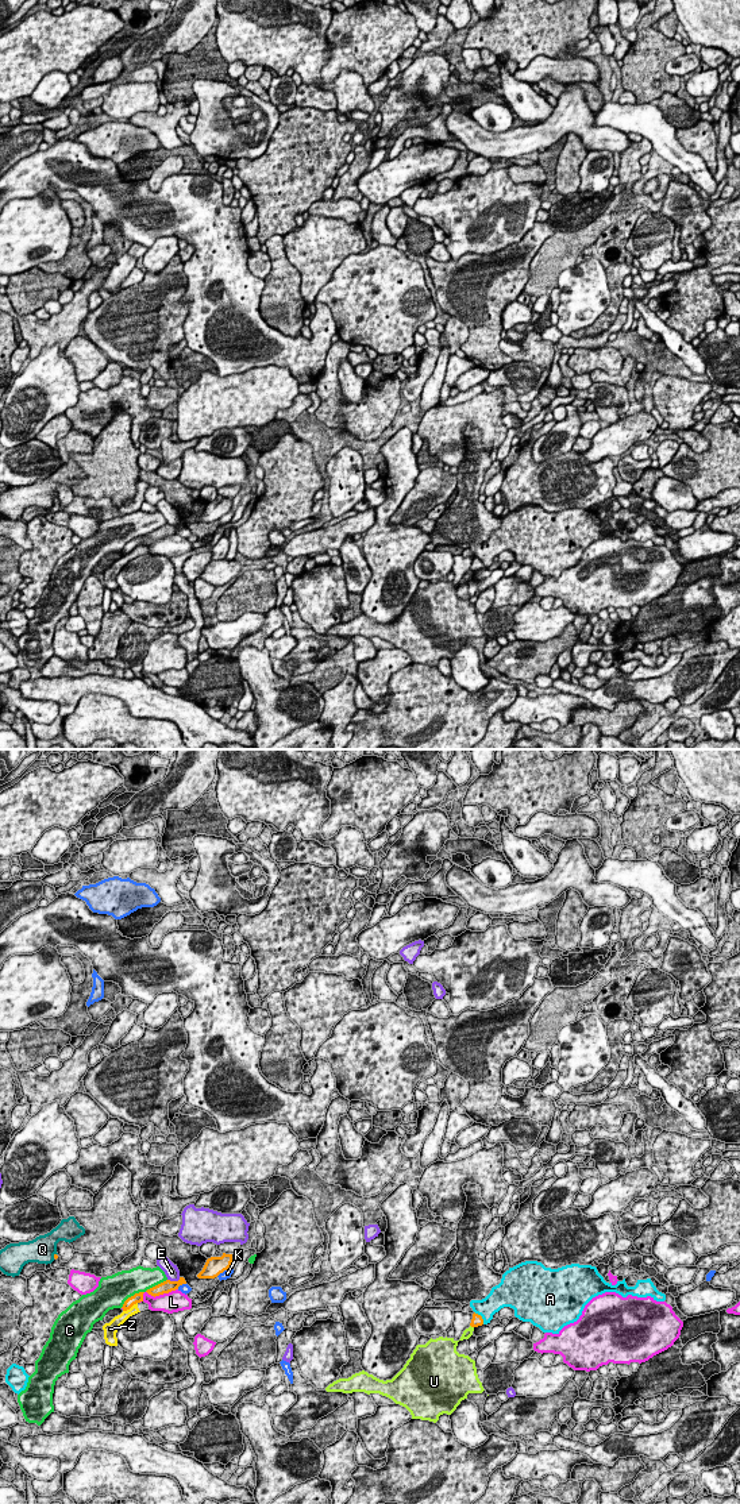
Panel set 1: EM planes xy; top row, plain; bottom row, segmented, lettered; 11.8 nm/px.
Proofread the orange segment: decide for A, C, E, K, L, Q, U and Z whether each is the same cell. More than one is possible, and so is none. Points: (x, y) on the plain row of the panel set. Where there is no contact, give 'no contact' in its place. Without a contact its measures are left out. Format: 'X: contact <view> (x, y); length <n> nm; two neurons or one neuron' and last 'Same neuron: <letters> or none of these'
A: contact xy (481, 560); length 200 nm; two neurons
C: contact xy (142, 536); length 650 nm; two neurons
E: contact xy (173, 525); length 160 nm; two neurons
K: contact xy (223, 515); length 220 nm; two neurons
L: contact xy (155, 539); length 500 nm; two neurons
Q: contact xy (54, 500); length 70 nm; two neurons
U: contact xy (471, 570); length 60 nm; two neurons
Z: contact xy (130, 551); length 220 nm; two neurons
Same neuron: none of these

